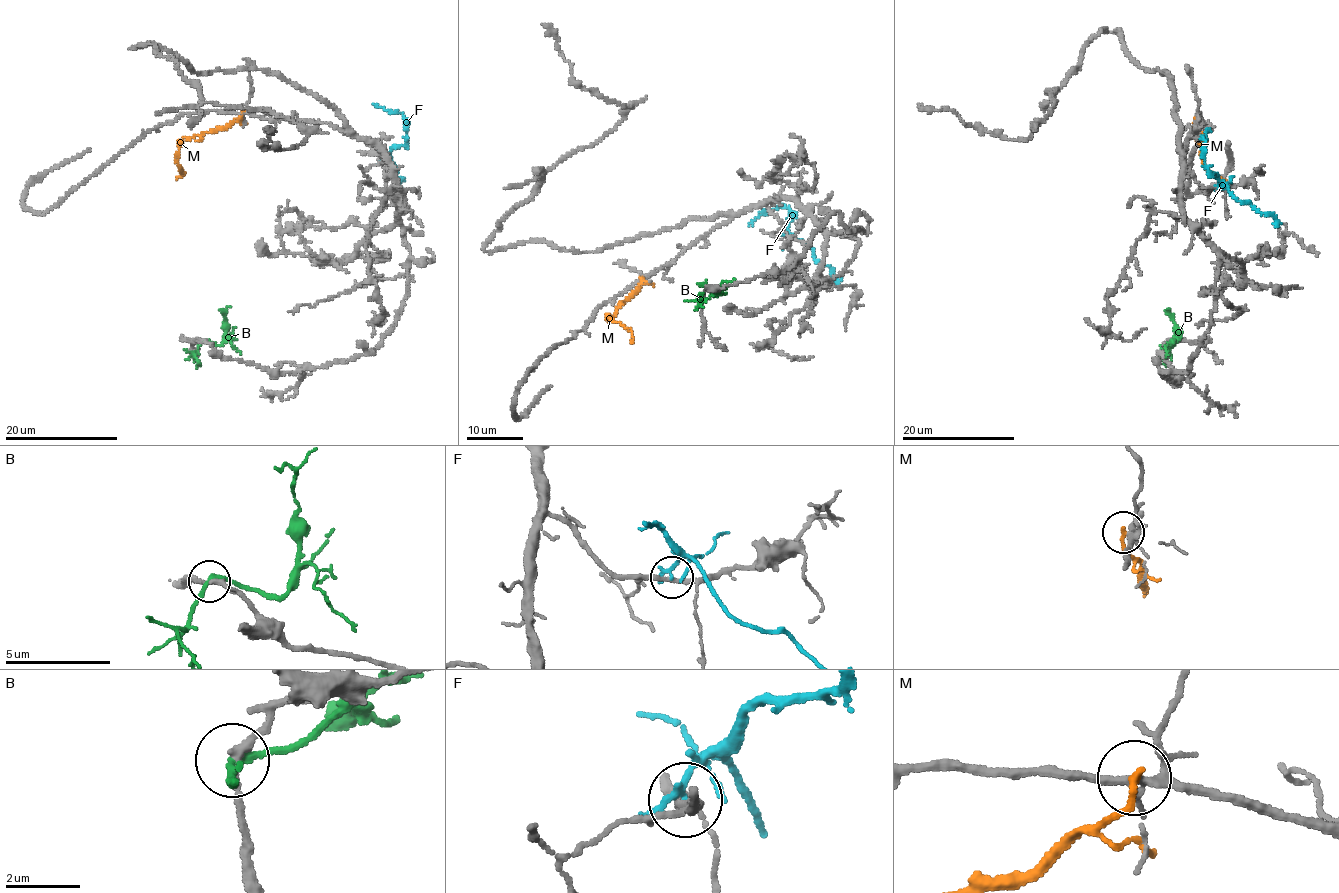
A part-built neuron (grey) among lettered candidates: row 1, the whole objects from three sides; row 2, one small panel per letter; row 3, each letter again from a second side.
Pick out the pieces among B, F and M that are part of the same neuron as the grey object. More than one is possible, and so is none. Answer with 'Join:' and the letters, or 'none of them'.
Join: none of them

